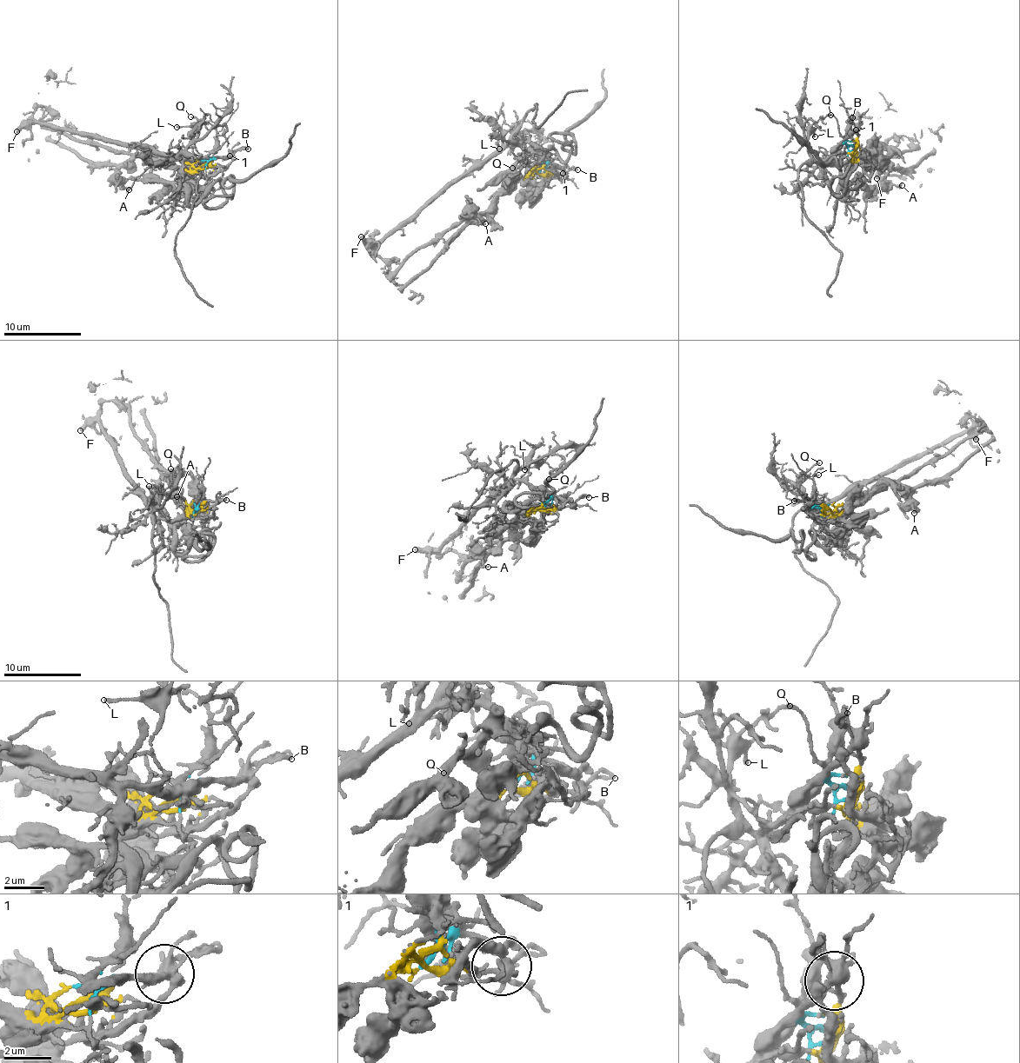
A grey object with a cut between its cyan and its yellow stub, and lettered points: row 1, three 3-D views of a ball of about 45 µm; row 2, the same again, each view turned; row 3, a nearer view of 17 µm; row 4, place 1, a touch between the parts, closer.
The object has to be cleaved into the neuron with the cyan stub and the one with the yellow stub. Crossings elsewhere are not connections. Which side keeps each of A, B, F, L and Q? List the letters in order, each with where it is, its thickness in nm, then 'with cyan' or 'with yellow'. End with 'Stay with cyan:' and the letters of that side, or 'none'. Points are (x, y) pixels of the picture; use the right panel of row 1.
A: at (902, 185); 150 nm thick; with yellow
B: at (852, 117); 220 nm thick; with yellow
F: at (876, 178); 400 nm thick; with cyan
L: at (815, 136); 160 nm thick; with cyan
Q: at (830, 115); 140 nm thick; with cyan
Stay with cyan: F, L, Q

